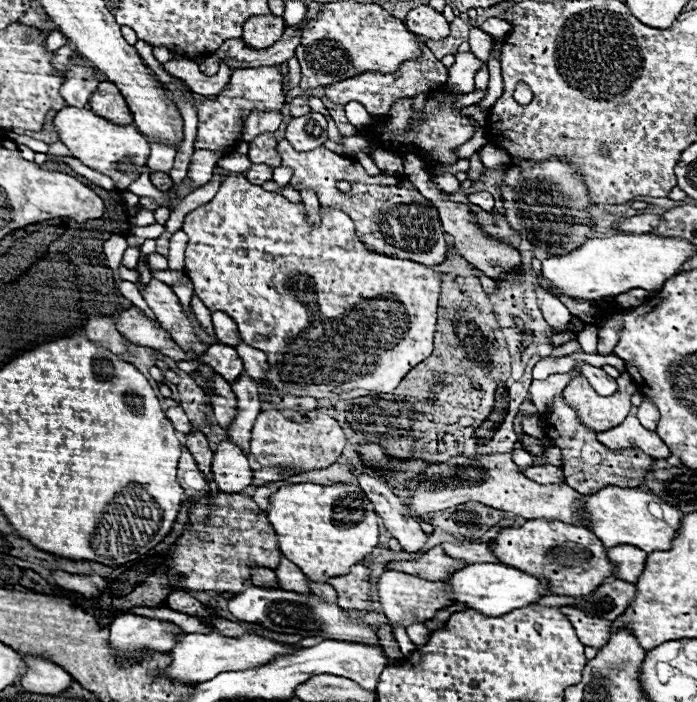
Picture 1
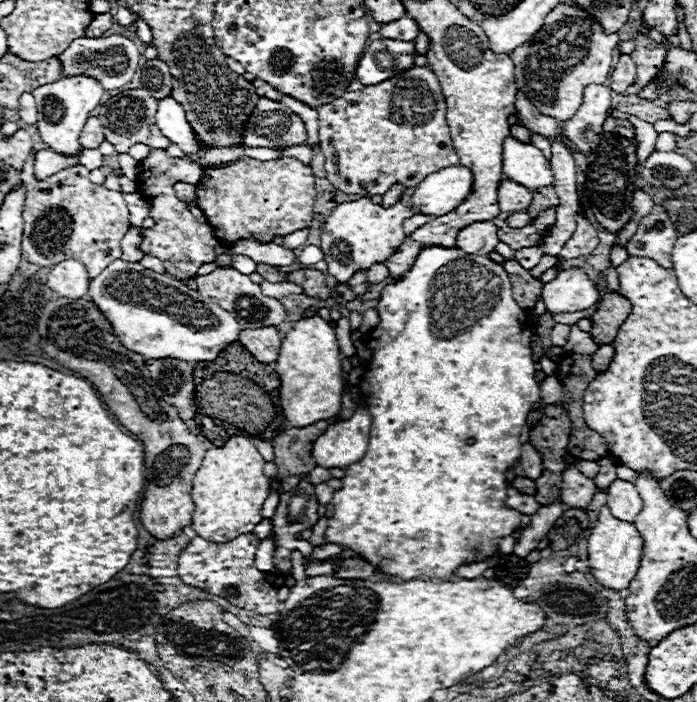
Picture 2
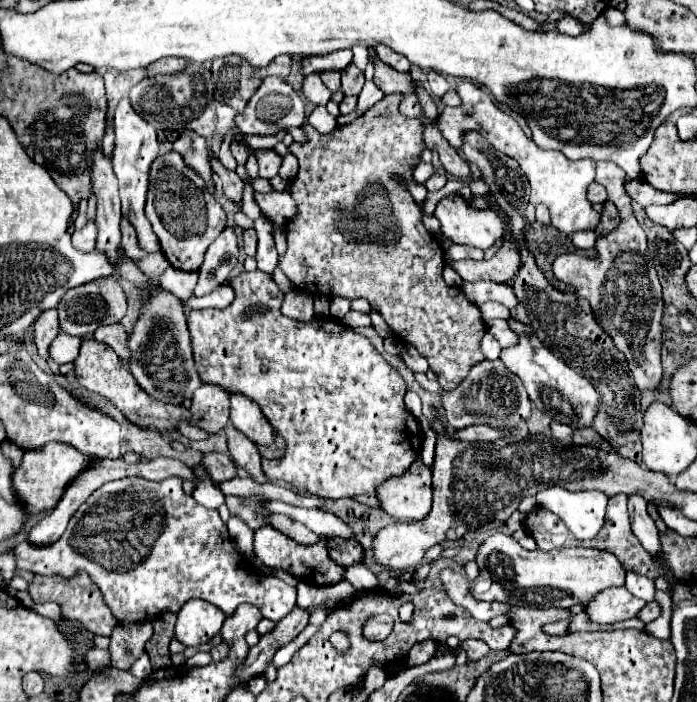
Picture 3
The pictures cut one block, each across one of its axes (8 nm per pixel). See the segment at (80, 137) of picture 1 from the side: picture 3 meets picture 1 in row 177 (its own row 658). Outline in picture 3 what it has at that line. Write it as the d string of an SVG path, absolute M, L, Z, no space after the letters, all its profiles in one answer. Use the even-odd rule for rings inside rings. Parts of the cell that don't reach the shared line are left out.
M118 622L110 636L110 666L130 670L144 654L144 644L152 636L152 622Z

